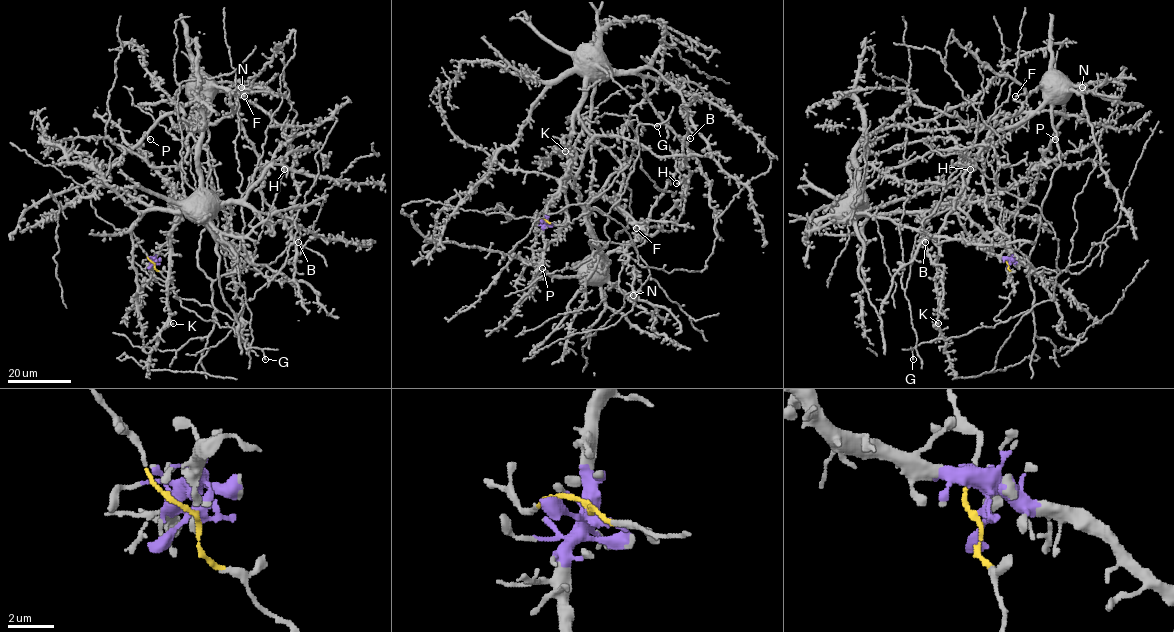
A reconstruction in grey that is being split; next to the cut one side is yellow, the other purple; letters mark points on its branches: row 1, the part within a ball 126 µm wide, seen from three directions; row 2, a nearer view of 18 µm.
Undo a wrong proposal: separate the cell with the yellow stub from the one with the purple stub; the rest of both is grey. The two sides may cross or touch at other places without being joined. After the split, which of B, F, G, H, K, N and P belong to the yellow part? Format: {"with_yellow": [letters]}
{"with_yellow": ["B", "F", "G", "H", "N", "P"]}

